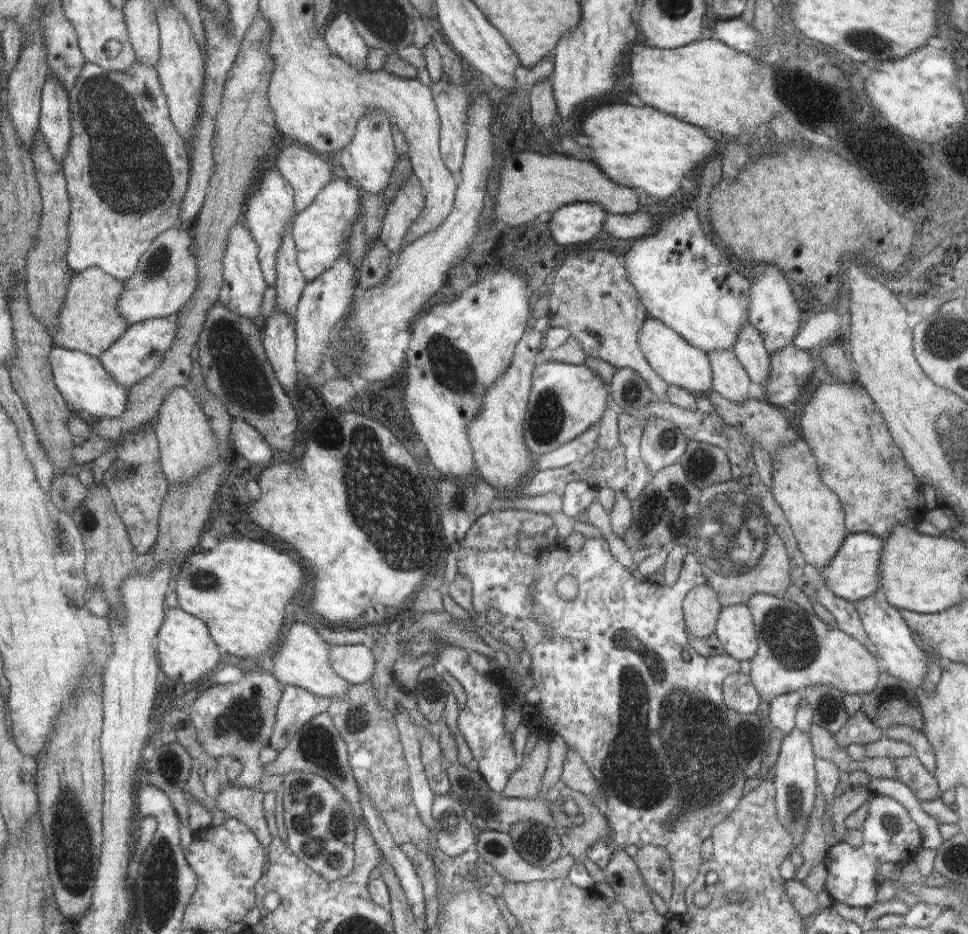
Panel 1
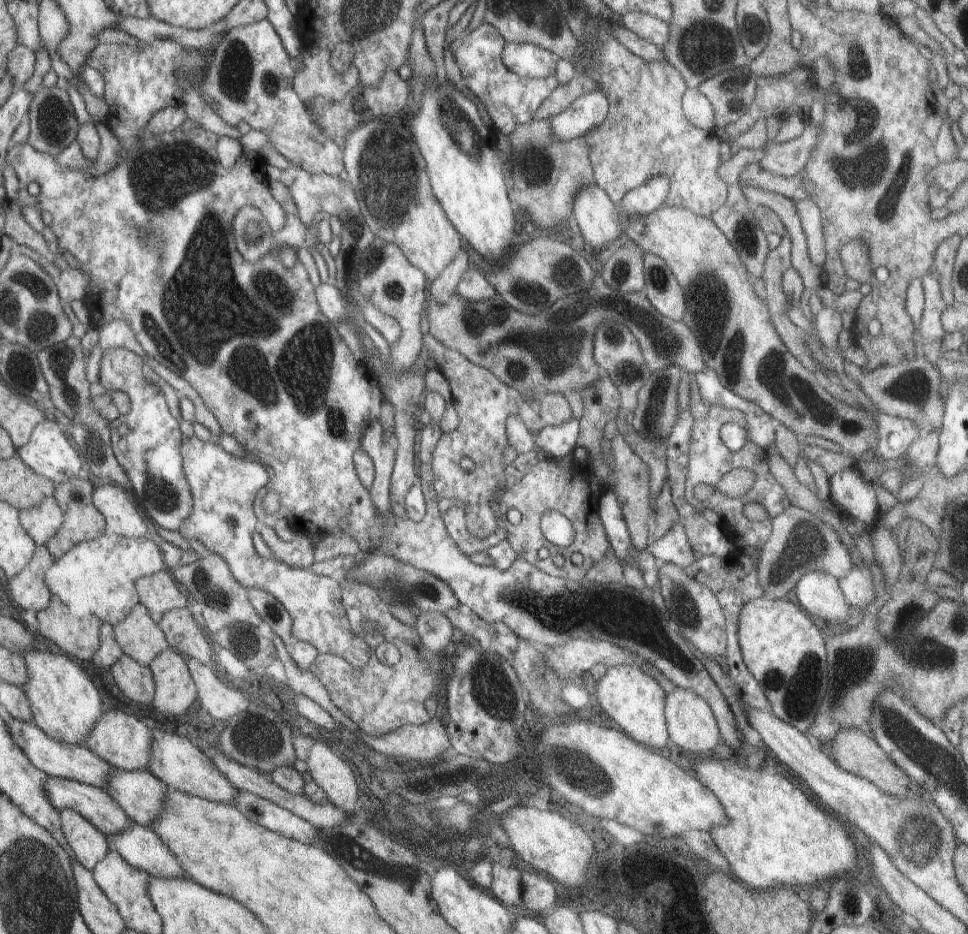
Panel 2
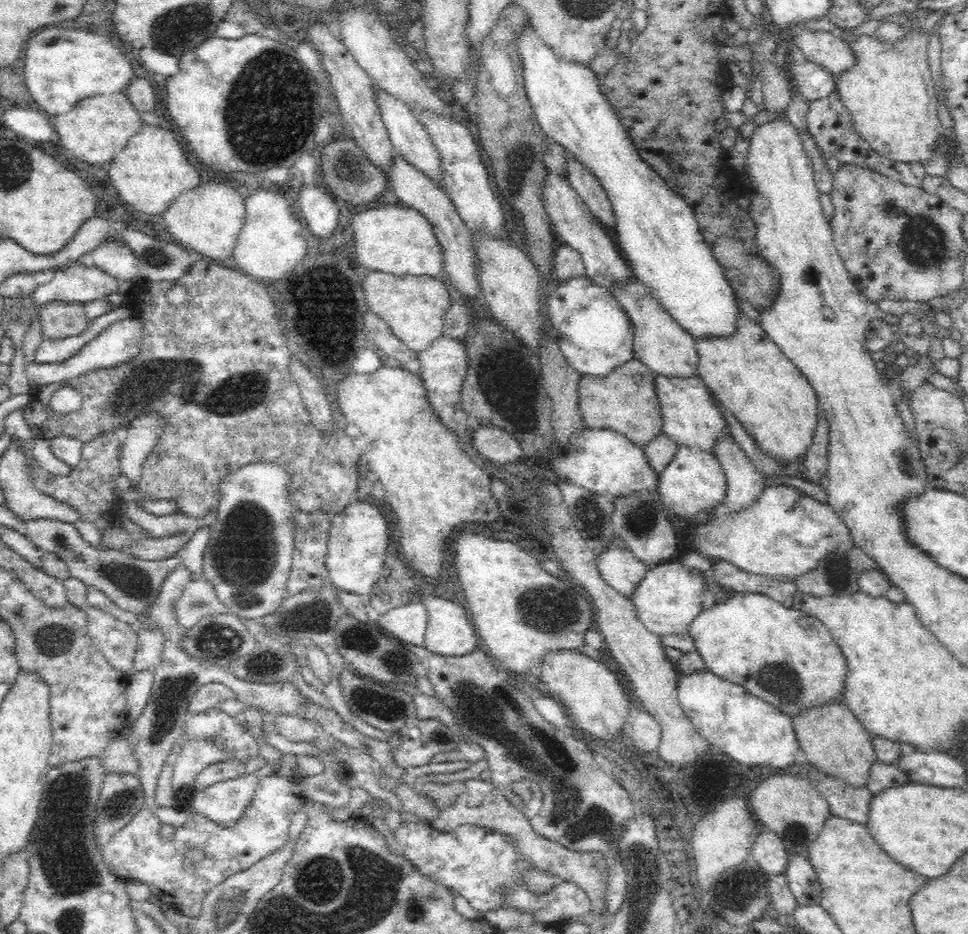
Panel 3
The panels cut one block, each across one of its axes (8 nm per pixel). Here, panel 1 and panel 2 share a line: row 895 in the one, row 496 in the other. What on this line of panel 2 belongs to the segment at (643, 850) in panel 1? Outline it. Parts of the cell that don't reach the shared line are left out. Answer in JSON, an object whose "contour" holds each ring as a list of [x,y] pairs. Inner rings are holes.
{"contour":[[[667,478],[655,500],[655,516],[651,520],[651,540],[663,538],[677,524],[677,520],[679,520],[679,510],[675,508],[673,488]]]}

